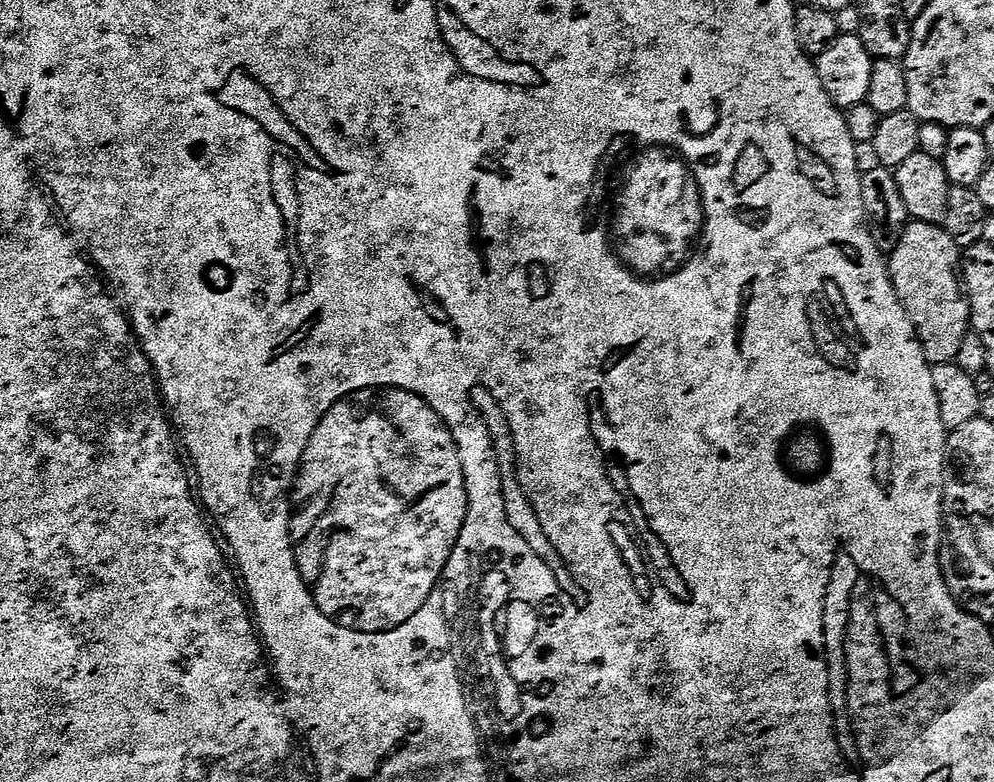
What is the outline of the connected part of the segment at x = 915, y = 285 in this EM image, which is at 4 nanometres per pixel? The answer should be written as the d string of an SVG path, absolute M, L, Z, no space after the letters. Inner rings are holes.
M912 222L899 233L900 241L896 244L892 256L887 257L888 273L892 276L892 285L916 327L917 337L922 341L929 364L948 366L955 361L964 337L970 332L970 309L966 289L962 283L962 248L957 237L939 224Z

